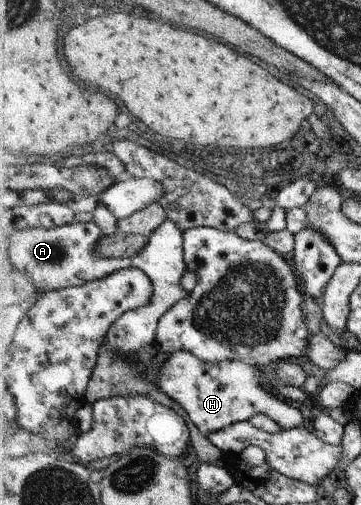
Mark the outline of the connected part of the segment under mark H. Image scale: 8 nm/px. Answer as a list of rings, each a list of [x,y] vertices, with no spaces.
[[[177,351],[164,363],[162,389],[178,401],[191,415],[199,429],[209,438],[215,431],[247,421],[259,413],[269,416],[282,431],[303,427],[303,415],[299,409],[271,397],[259,381],[259,371],[245,361],[211,363],[191,351]]]

